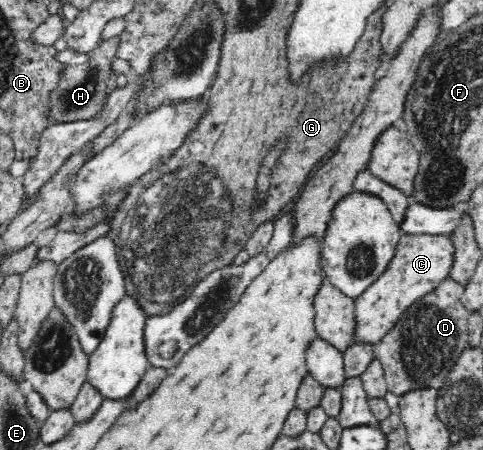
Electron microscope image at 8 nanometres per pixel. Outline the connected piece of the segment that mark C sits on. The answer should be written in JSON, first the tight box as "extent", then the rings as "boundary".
{"extent":[353,234,455,345],"boundary":[[[403,234],[387,270],[359,298],[355,298],[357,330],[353,336],[354,344],[377,345],[409,306],[439,288],[449,277],[454,254],[455,245],[449,234]]]}

